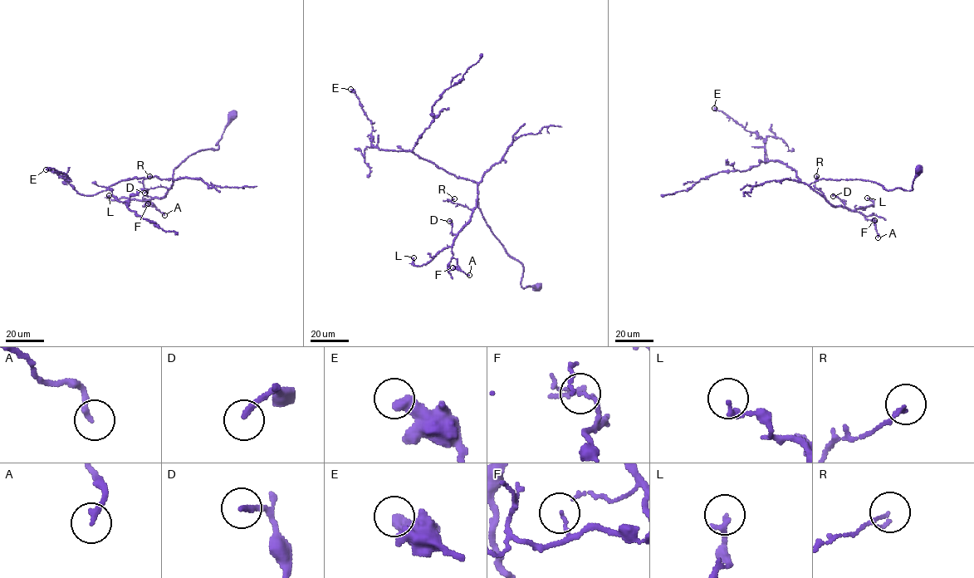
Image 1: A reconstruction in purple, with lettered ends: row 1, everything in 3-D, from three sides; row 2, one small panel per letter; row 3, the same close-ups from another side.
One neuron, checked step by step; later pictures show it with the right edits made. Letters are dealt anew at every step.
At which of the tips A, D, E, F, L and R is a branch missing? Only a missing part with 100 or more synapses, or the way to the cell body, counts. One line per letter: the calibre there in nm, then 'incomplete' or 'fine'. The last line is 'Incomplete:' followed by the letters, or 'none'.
A: 200 nm | fine
D: 200 nm | fine
E: 400 nm | fine
F: 70 nm | fine
L: 180 nm | fine
R: 140 nm | fine
Incomplete: none

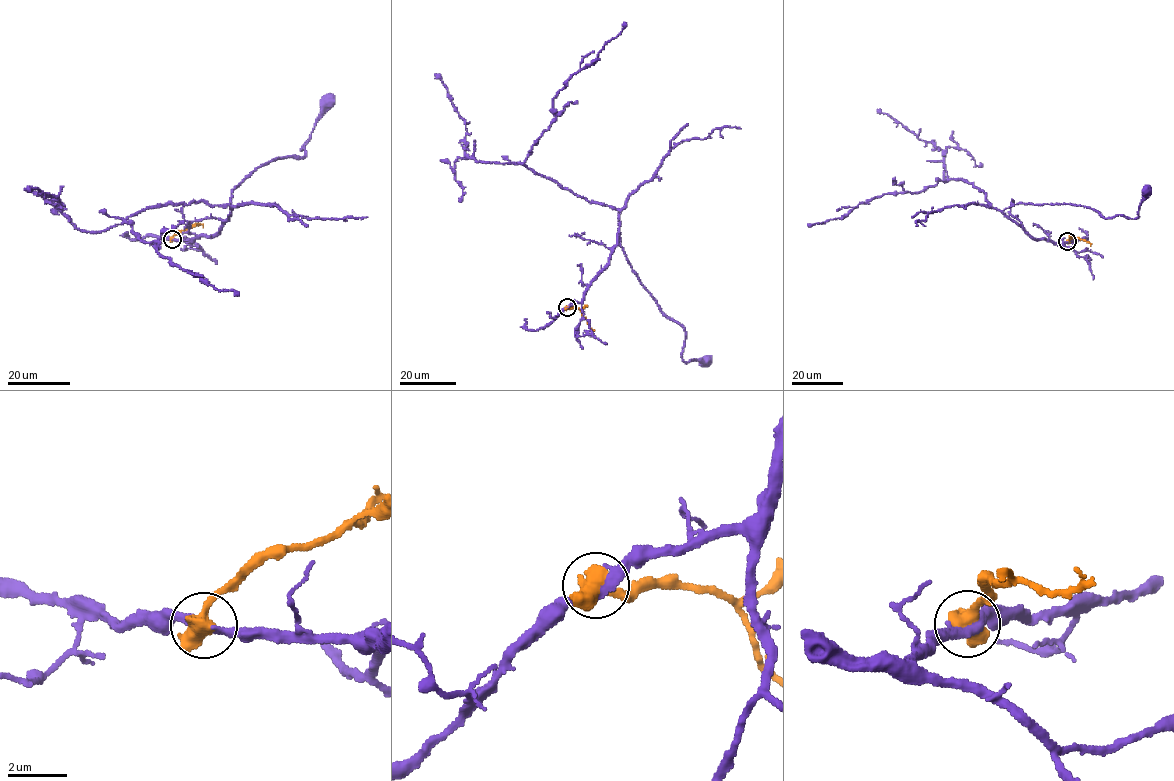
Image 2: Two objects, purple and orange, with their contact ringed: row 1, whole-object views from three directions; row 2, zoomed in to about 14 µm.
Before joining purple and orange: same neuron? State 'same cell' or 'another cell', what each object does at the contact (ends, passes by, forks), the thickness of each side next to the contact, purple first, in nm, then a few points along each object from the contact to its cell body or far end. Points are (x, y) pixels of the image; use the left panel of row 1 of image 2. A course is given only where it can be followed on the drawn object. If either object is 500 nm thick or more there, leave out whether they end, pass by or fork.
another cell; calibres 320 and 750 nm; course purple (172, 239), (191, 241), (220, 230), (231, 212), (231, 190), (278, 157), (304, 157), (301, 149), (329, 102); course orange (172, 239), (195, 224), (203, 227)

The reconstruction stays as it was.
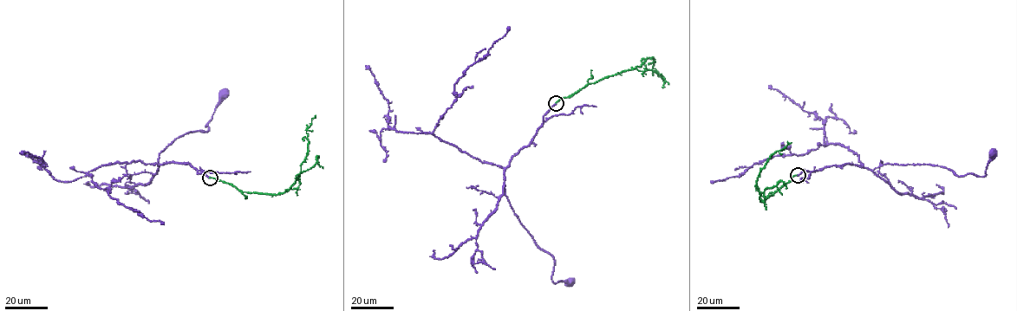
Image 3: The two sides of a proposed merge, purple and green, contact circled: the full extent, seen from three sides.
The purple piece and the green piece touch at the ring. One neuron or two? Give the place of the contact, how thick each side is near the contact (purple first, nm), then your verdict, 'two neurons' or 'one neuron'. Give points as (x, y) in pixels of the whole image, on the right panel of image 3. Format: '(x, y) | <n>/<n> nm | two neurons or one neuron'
(798, 175) | 260/120 nm | one neuron

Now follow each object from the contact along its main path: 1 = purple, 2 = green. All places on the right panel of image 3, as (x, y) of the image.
1: (797, 175), (848, 163), (870, 169), (890, 163), (923, 164), (945, 167), (959, 176), (983, 177), (993, 154)
2: (797, 175), (760, 202), (756, 184), (758, 177), (767, 159), (789, 144), (787, 141)

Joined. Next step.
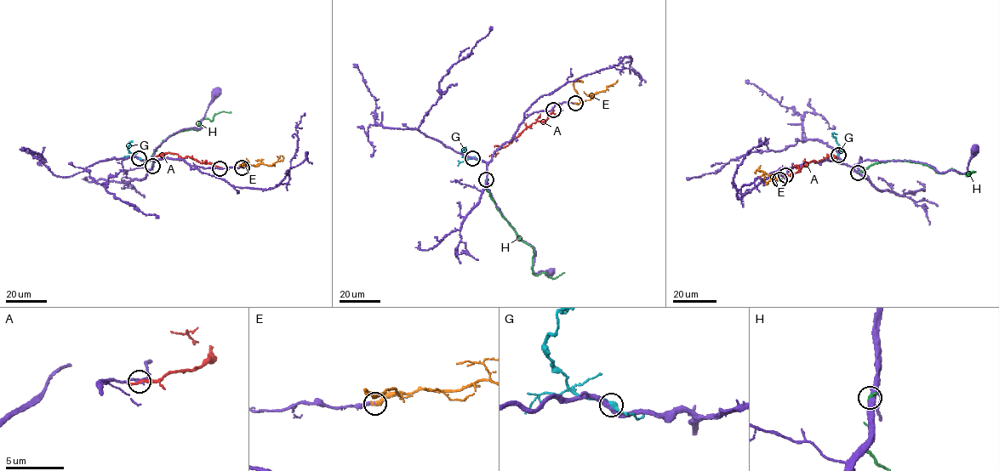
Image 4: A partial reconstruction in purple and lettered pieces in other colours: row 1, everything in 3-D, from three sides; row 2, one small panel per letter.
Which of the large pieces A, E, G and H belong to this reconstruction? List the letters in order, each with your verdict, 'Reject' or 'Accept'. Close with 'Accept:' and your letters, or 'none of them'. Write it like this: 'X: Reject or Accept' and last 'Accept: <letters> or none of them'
A: Reject
E: Accept
G: Reject
H: Reject
Accept: E

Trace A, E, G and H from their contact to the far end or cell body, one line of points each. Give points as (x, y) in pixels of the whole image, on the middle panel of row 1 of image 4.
A: (553, 110), (545, 120), (528, 127), (508, 144), (489, 156)
E: (574, 103), (589, 99), (613, 83)
G: (472, 158), (465, 158), (461, 154), (463, 148), (465, 152)
H: (486, 179), (485, 189), (495, 207), (516, 235), (532, 247), (532, 273), (545, 273), (553, 278), (564, 272)

